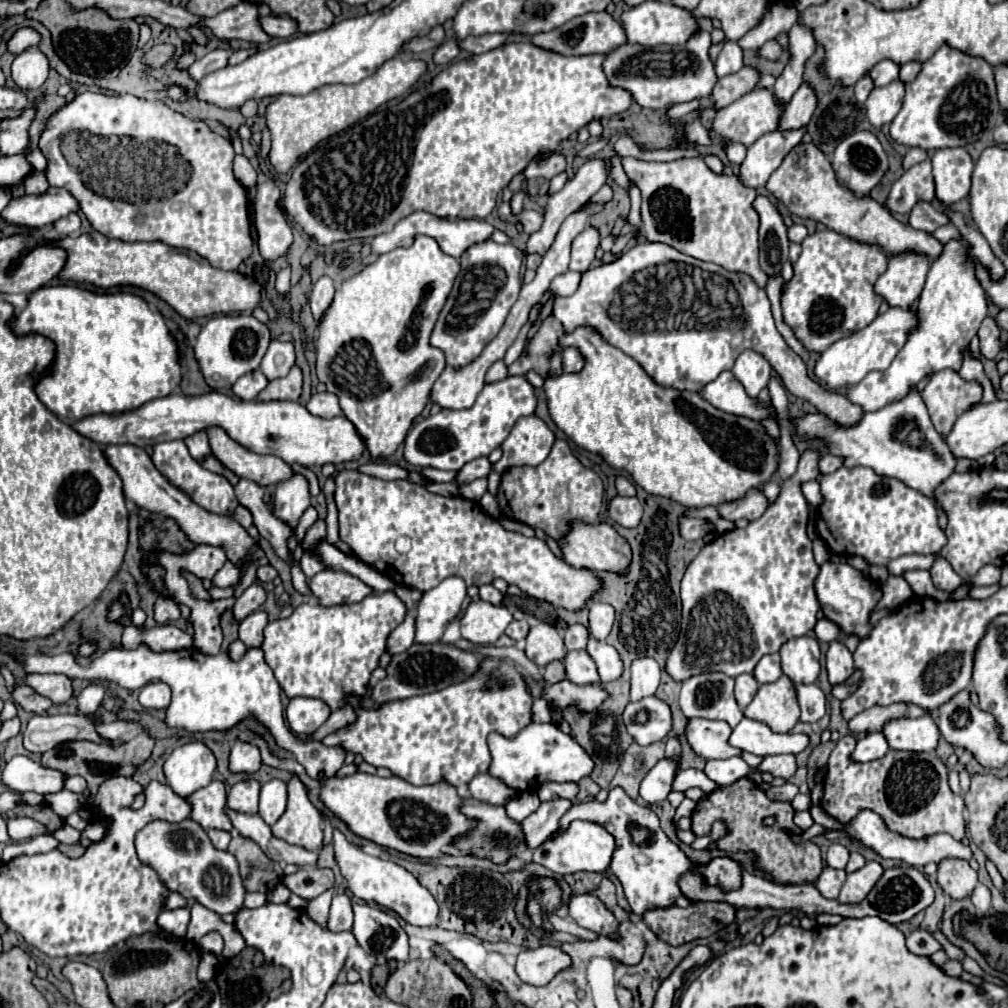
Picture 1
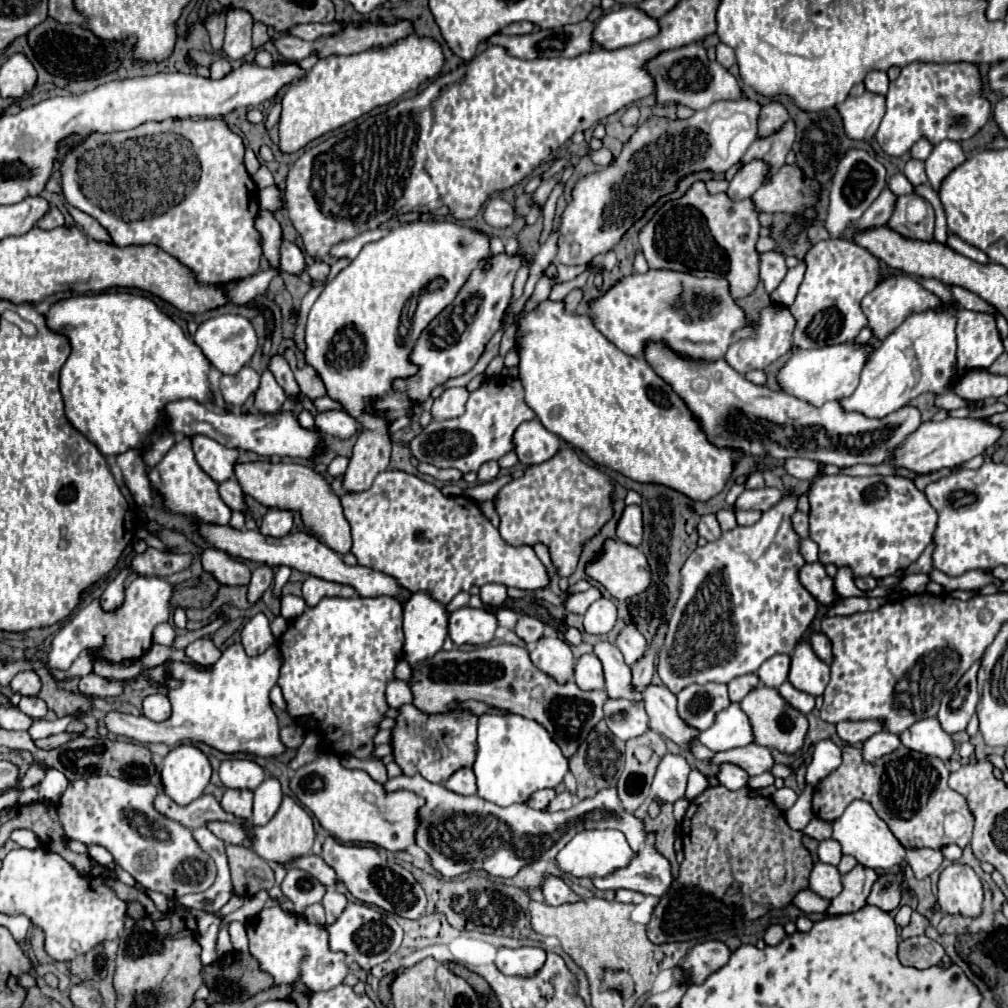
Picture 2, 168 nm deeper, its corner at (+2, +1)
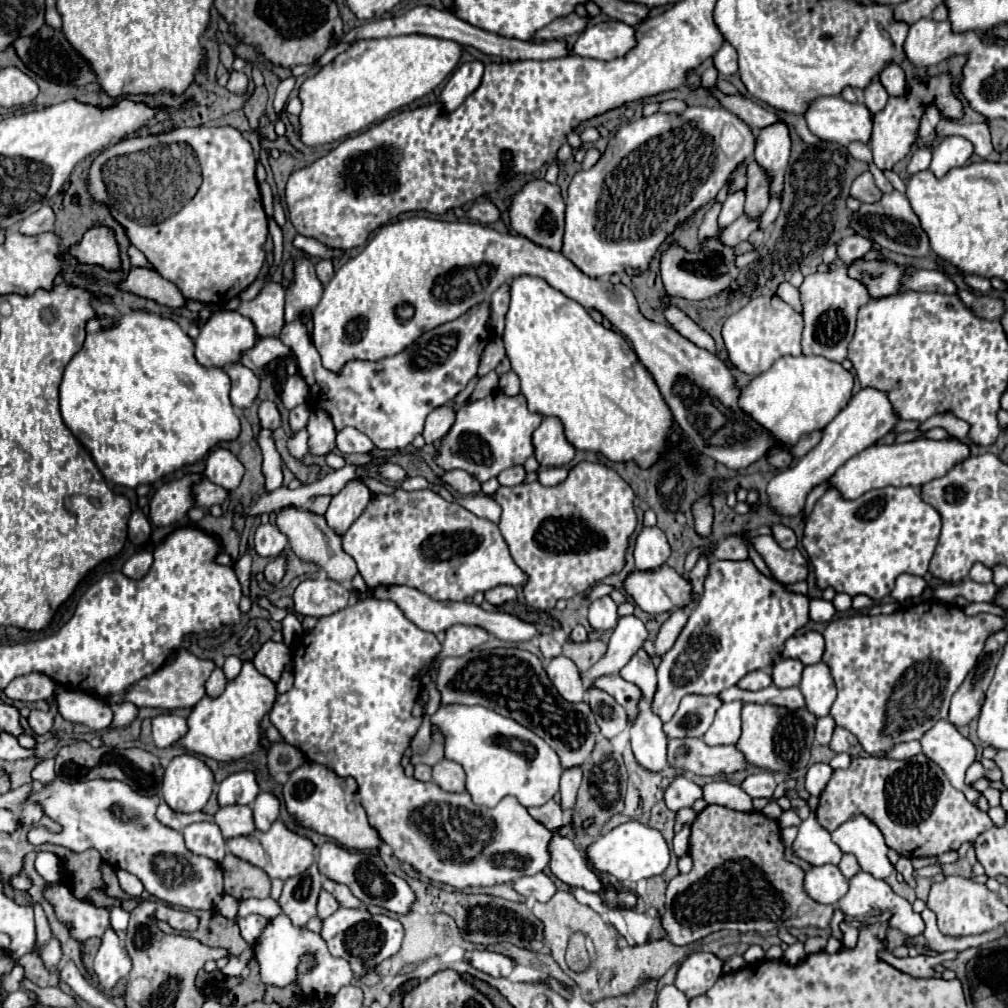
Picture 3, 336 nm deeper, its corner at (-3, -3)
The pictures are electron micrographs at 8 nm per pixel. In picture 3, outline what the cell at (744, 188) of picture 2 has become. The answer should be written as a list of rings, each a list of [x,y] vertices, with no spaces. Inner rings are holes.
[[[735,192],[735,194],[727,196],[727,200],[723,202],[723,208],[721,208],[721,214],[717,218],[719,230],[727,228],[731,222],[735,222],[743,214],[743,204],[745,204],[745,194],[743,192]]]

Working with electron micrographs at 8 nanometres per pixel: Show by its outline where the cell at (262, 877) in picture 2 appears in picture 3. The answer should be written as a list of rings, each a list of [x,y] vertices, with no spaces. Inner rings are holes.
[[[227,854],[219,866],[225,878],[225,894],[233,896],[235,900],[269,896],[271,882],[269,882],[269,876],[261,868],[245,860],[239,860],[233,854]]]

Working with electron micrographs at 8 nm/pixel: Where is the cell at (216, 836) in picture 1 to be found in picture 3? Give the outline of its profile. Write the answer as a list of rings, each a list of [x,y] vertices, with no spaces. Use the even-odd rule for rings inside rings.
[[[195,822],[183,830],[185,846],[199,856],[207,856],[215,862],[225,858],[225,838],[215,822]]]

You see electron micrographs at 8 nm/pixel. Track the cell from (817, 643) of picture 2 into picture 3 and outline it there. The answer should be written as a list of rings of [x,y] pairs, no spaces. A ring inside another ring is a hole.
[[[807,632],[803,636],[793,636],[785,640],[783,652],[777,658],[773,658],[771,666],[775,666],[779,660],[785,660],[785,658],[797,658],[803,664],[817,664],[823,652],[825,652],[823,636],[819,632]]]

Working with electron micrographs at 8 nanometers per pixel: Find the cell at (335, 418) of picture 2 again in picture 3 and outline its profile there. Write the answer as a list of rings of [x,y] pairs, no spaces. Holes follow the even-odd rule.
[[[343,428],[341,432],[337,432],[337,448],[343,454],[367,454],[373,450],[373,442],[359,430]]]

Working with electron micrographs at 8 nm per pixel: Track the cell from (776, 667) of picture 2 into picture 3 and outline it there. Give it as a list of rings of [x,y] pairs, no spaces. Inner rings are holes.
[[[781,660],[779,664],[773,666],[773,684],[779,688],[787,688],[787,686],[799,686],[801,682],[801,672],[803,672],[805,664],[797,662],[797,660]]]

